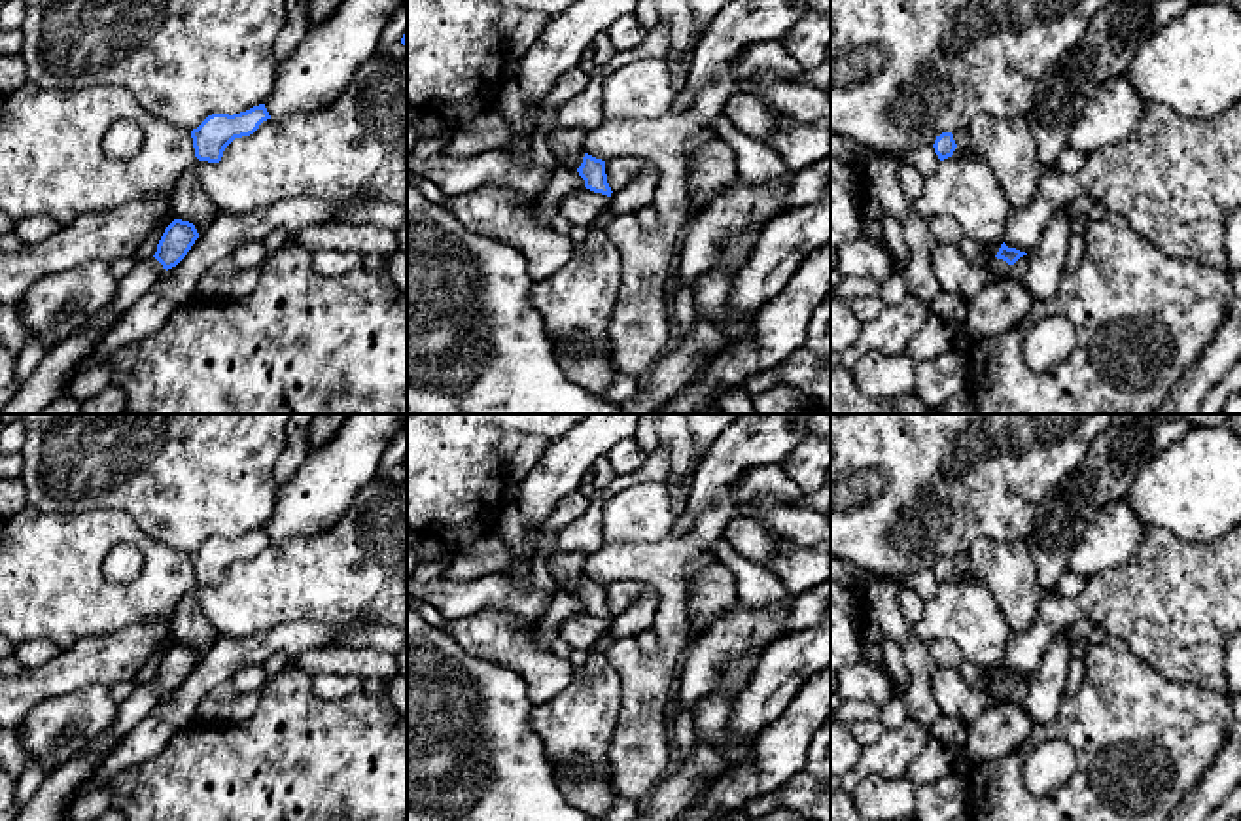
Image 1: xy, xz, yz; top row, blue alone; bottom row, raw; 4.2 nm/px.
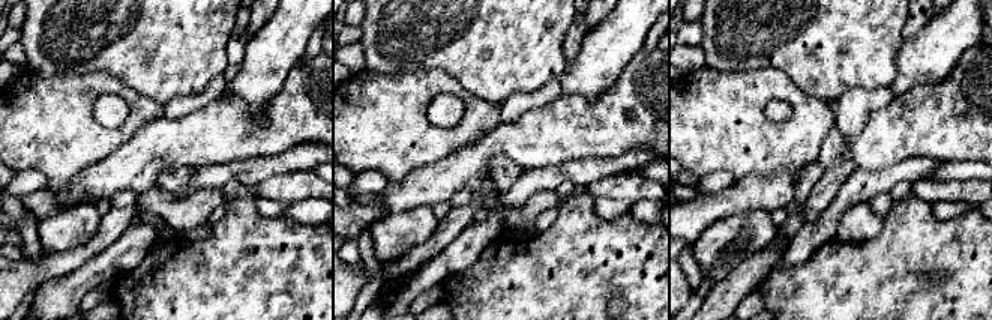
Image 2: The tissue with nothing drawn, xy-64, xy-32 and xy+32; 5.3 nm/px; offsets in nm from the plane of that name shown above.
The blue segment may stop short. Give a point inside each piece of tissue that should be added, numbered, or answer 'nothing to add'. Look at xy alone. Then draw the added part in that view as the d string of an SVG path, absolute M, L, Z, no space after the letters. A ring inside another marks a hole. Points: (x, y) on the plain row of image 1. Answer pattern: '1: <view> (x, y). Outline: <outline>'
1: xy (135, 706). Outline: M155 681L136 685L134 690L117 704L114 723L98 736L85 742L78 749L78 755L85 755L89 751L110 751L159 704L163 694L163 689Z

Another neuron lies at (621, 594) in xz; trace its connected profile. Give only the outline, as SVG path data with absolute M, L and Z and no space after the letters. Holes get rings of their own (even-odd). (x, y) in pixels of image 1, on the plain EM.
M620 581L605 585L605 598L611 615L620 615L647 588L641 581Z

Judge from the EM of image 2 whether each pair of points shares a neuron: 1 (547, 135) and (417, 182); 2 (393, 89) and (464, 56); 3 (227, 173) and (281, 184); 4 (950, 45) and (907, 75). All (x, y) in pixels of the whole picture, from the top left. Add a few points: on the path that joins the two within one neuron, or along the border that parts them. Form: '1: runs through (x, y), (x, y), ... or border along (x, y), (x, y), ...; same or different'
1: runs through (515, 140), (492, 141), (464, 169), (449, 175); same
2: border along (402, 71), (443, 69), (465, 89); different
3: border along (299, 172), (273, 175), (251, 188); different
4: runs through (940, 45), (917, 65); same

